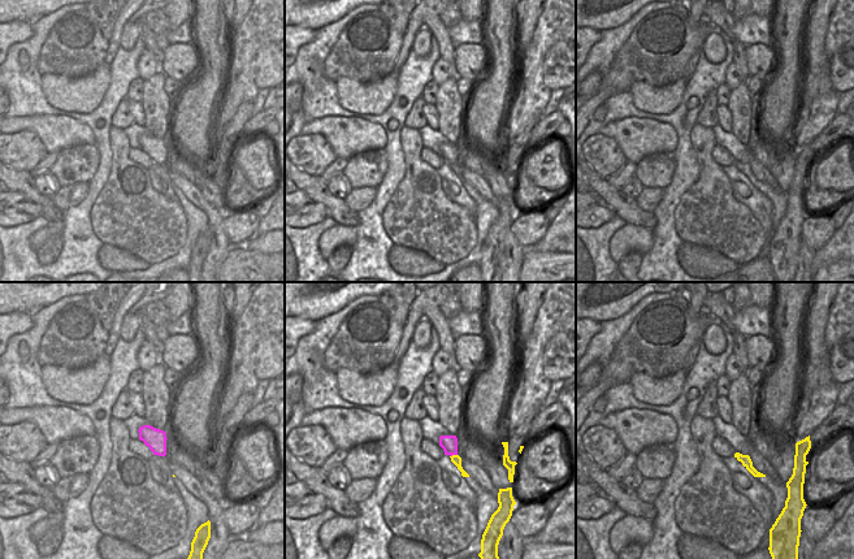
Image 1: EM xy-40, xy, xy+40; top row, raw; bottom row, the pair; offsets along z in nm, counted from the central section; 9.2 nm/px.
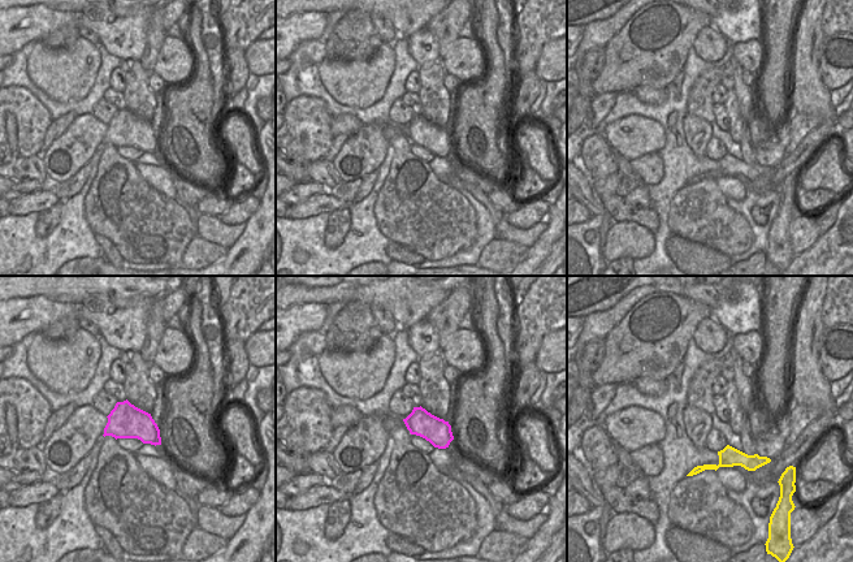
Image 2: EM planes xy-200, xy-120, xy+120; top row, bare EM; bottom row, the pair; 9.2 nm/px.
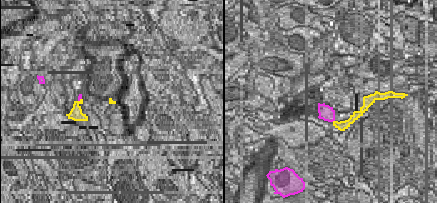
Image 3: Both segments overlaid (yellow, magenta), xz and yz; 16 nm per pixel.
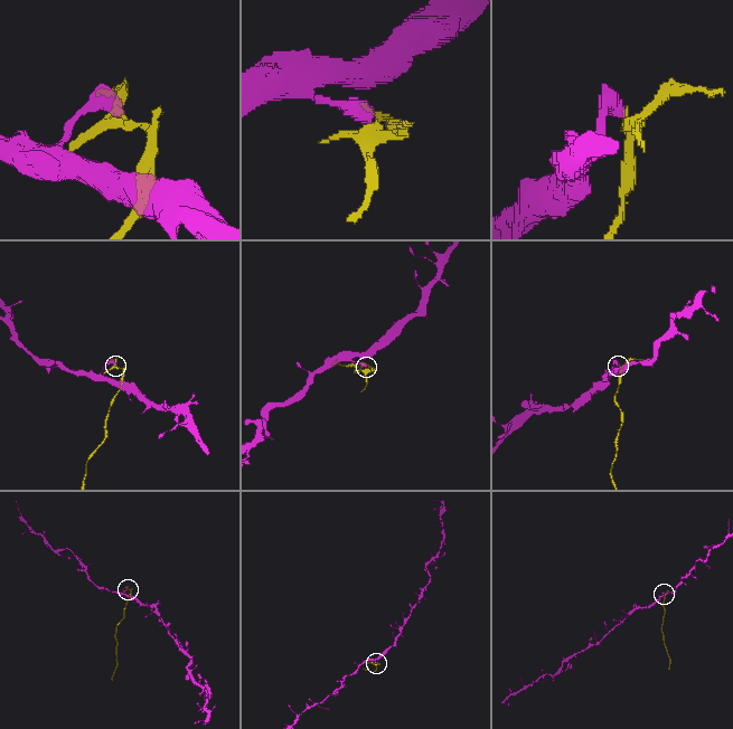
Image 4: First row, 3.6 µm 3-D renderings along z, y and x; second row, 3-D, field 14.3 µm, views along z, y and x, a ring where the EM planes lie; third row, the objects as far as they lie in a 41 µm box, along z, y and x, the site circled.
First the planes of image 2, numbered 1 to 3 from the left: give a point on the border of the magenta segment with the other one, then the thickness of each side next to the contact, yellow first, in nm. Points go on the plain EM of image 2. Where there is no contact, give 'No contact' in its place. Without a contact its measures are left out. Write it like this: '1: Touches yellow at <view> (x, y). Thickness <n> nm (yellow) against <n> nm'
1: No contact
2: No contact
3: No contact.

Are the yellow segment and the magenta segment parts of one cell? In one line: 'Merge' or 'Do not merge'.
Do not merge.

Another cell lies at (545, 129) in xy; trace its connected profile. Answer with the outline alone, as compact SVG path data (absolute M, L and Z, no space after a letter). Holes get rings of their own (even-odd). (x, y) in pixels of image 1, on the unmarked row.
M560 110L542 117L532 129L529 140L524 144L521 153L525 155L537 148L541 143L555 135L558 126L565 120Z

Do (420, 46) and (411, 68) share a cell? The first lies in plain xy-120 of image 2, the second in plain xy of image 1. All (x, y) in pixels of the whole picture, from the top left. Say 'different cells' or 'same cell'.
different cells

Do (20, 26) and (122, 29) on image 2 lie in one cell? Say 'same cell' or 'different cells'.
same cell

